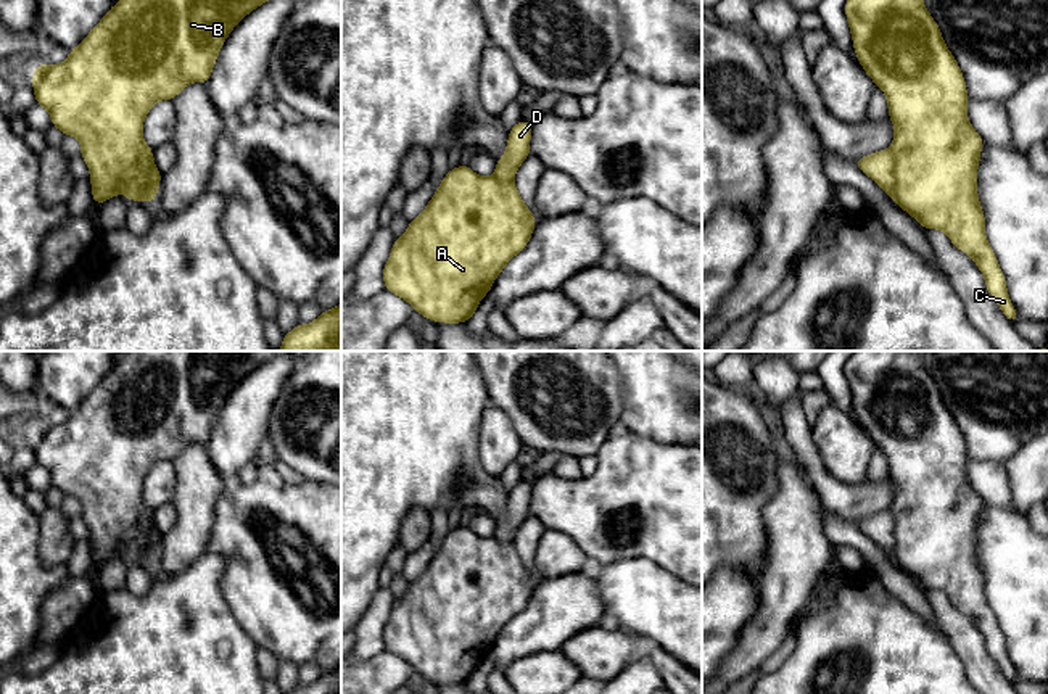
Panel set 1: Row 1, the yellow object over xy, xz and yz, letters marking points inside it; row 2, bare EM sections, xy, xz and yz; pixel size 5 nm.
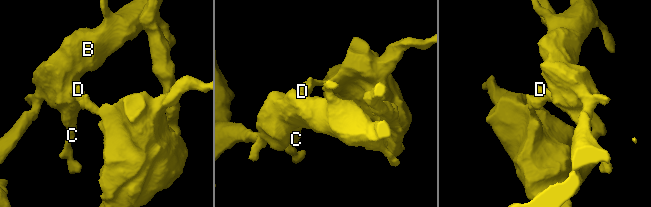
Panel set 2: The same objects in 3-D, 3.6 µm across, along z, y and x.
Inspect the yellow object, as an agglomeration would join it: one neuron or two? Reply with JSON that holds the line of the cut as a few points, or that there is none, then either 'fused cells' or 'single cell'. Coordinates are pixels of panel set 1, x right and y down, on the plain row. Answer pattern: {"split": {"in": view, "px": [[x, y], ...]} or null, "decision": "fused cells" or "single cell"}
{"split": {"in": "yz", "px": [[889, 511], [895, 541], [894, 557]]}, "decision": "fused cells"}

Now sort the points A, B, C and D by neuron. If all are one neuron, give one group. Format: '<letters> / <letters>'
A B C / D

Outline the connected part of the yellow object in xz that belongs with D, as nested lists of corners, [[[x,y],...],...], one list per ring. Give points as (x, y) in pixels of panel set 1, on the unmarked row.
[[[520,481],[509,491],[509,504],[504,517],[496,522],[494,538],[514,541],[518,527],[530,517],[531,483]]]

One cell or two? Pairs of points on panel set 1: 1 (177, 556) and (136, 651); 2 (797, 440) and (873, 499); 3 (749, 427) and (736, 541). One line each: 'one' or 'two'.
1: two
2: one
3: one

